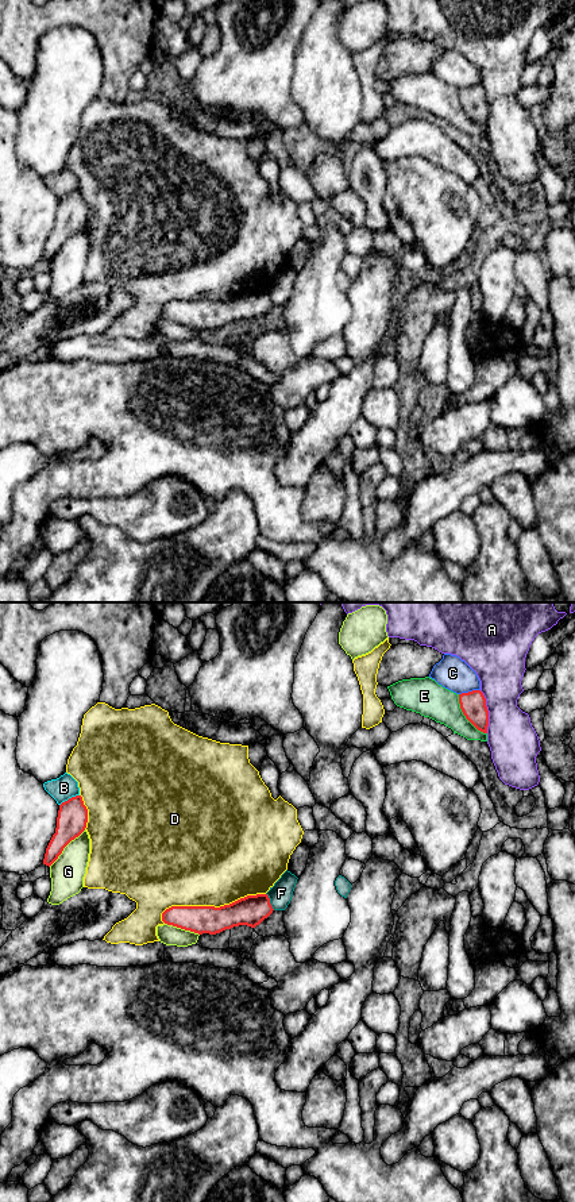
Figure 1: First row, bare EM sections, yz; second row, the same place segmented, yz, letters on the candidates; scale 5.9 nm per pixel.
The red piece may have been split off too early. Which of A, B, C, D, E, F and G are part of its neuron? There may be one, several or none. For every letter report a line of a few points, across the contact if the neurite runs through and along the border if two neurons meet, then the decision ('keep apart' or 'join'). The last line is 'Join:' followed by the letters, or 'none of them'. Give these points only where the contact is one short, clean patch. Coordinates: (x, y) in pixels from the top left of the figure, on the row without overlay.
A: keep apart
B: line yz (78, 189), (60, 200); keep apart
C: keep apart
D: keep apart
E: line yz (458, 89), (462, 108), (478, 124), (486, 128); keep apart
F: line yz (266, 288), (274, 304); keep apart
G: keep apart
Join: none of them

